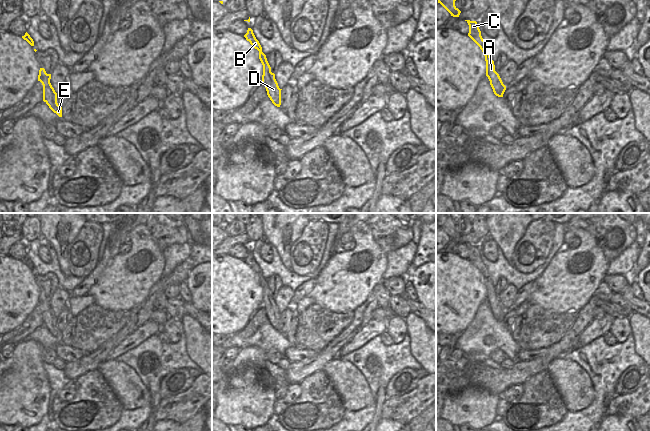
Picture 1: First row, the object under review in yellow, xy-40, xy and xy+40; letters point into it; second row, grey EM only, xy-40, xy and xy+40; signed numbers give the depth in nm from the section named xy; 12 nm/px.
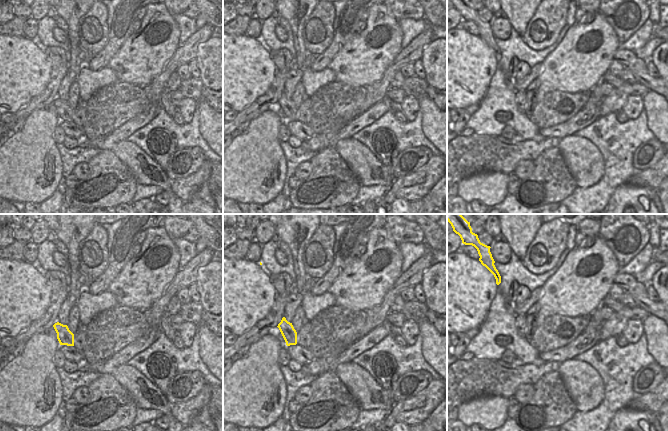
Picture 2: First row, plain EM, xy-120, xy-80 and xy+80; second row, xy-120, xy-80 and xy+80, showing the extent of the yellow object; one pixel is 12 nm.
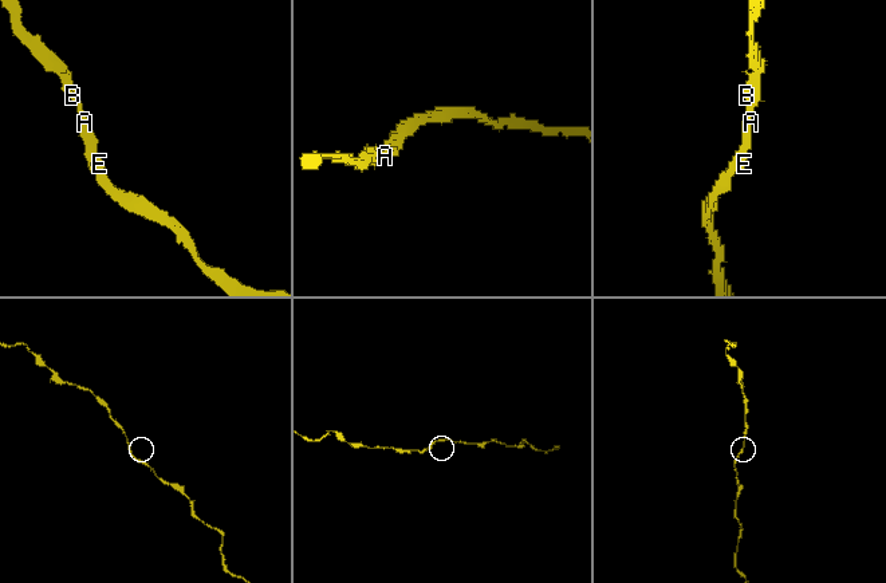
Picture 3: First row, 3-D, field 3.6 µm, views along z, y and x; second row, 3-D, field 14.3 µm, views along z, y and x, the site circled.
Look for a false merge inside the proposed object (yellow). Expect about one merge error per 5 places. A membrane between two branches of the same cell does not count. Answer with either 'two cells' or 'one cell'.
one cell

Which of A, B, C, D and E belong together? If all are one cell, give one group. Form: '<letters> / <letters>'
A B C D E

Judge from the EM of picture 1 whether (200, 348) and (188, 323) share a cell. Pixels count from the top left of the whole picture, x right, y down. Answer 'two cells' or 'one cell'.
one cell

